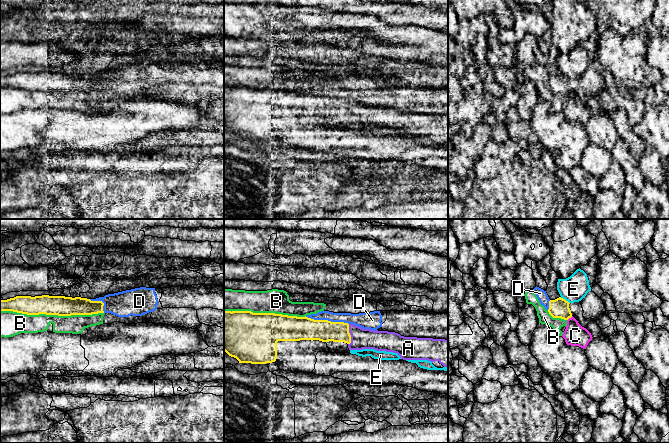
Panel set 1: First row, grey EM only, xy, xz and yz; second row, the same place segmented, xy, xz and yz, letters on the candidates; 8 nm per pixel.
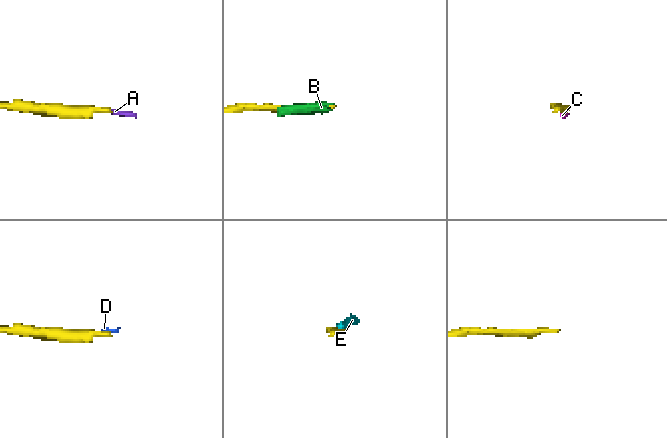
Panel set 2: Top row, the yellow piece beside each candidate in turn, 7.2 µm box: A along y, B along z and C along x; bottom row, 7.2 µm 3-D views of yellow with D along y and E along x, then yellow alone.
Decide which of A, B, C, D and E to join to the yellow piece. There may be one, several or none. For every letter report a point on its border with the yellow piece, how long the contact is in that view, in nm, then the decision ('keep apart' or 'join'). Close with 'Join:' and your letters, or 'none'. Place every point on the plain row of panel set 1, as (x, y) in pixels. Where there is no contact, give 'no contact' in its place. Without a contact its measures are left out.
A: contact xz (349, 110); length 170 nm; join
B: contact xy (52, 90); length 850 nm; keep apart
C: contact yz (569, 93); length 60 nm; keep apart
D: contact xz (327, 96); length 360 nm; keep apart
E: contact yz (564, 75); length 90 nm; keep apart
Join: A

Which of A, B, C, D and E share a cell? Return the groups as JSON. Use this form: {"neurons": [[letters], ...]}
{"neurons": [["A"], ["B", "D"], ["C"], ["E"]]}

